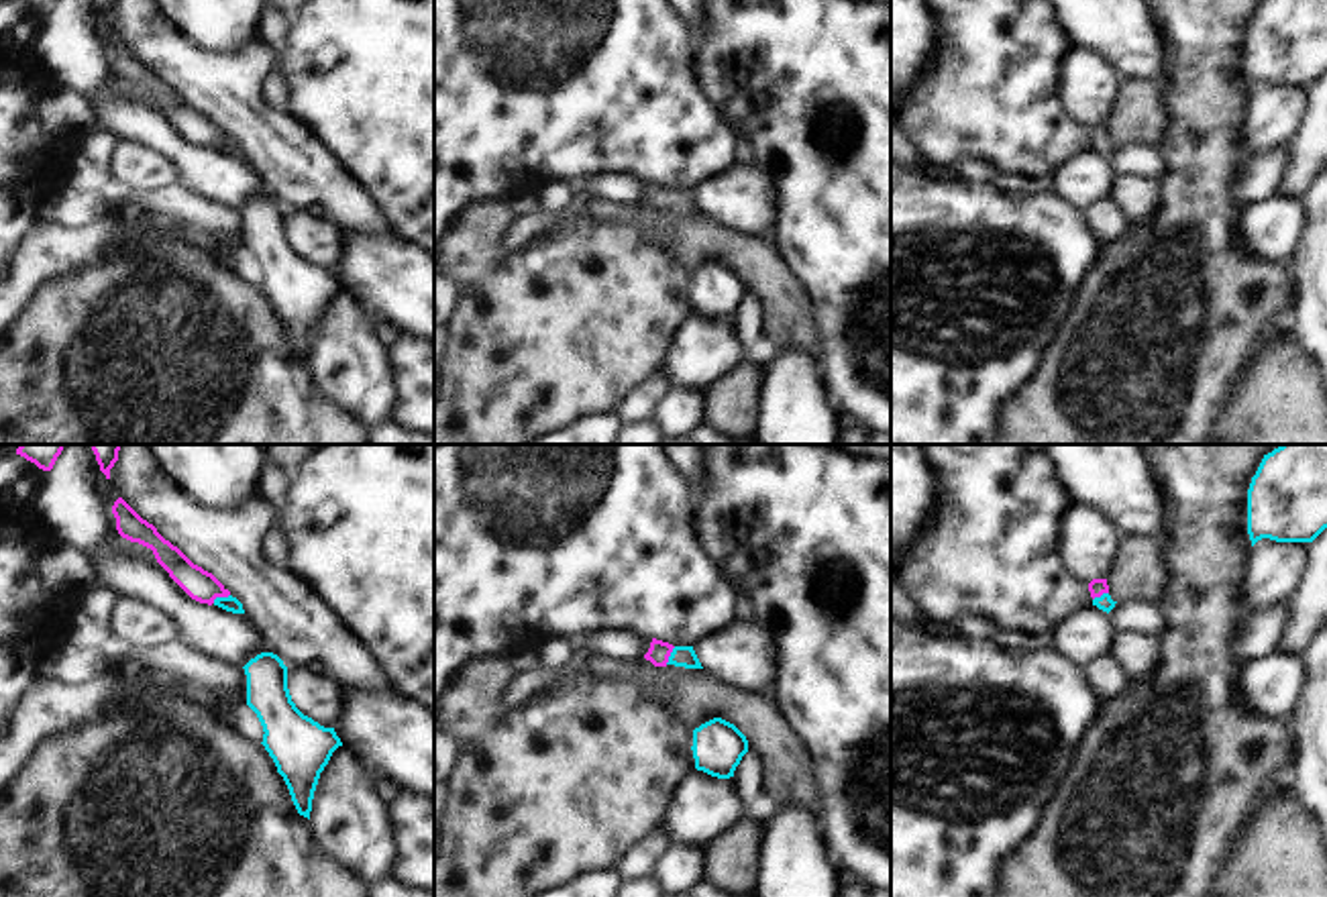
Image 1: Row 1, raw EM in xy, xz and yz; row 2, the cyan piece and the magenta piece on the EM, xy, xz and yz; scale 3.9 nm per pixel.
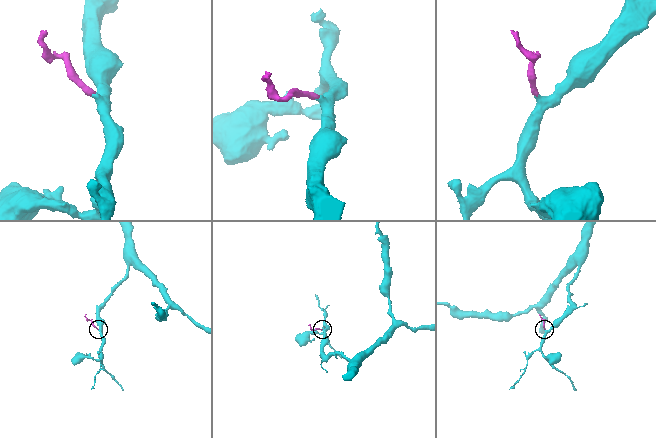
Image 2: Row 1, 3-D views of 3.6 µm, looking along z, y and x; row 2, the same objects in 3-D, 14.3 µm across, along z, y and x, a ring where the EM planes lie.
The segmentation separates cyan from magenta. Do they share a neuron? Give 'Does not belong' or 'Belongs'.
Belongs.

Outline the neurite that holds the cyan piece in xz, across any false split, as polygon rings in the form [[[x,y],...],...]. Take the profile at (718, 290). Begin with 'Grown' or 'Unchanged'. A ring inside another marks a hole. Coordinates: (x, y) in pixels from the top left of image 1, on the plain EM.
Unchanged. [[[713,261],[693,273],[691,294],[697,314],[730,322],[748,296],[748,283],[734,267]]]

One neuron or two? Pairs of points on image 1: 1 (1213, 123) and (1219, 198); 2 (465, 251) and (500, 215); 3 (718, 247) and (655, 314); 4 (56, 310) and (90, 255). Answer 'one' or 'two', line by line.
1: one
2: one
3: two
4: two

